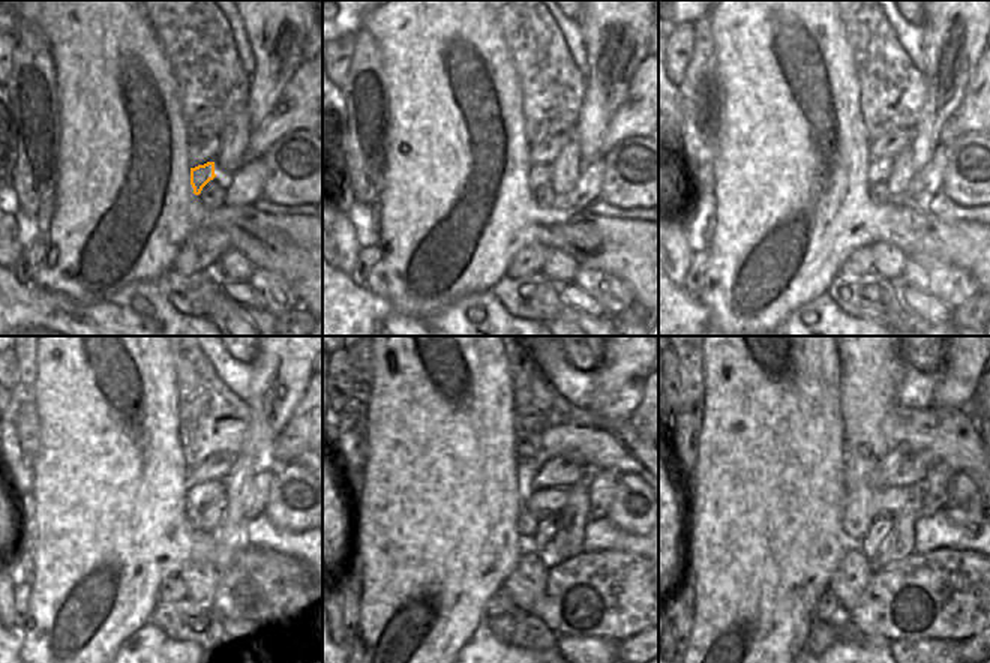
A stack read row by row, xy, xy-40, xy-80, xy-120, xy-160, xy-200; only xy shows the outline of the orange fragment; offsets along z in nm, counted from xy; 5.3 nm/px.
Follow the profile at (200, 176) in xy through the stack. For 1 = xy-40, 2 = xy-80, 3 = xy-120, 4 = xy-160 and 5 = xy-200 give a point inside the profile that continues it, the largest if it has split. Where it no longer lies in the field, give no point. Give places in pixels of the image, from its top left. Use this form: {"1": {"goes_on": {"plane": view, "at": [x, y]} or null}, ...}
{"1": {"goes_on": {"plane": "xy-40", "at": [539, 174]}}, "2": {"goes_on": {"plane": "xy-80", "at": [879, 168]}}, "3": {"goes_on": {"plane": "xy-120", "at": [198, 497]}}, "4": {"goes_on": {"plane": "xy-160", "at": [539, 503]}}, "5": {"goes_on": {"plane": "xy-200", "at": [888, 503]}}}

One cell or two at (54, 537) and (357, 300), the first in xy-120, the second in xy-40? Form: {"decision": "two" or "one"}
{"decision": "two"}

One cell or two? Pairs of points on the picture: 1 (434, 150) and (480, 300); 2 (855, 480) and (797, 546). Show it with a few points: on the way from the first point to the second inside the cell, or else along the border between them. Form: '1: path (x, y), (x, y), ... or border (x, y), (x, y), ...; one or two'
1: border (489, 290), (462, 296), (444, 306); two
2: border (845, 458), (845, 510), (840, 527); two

